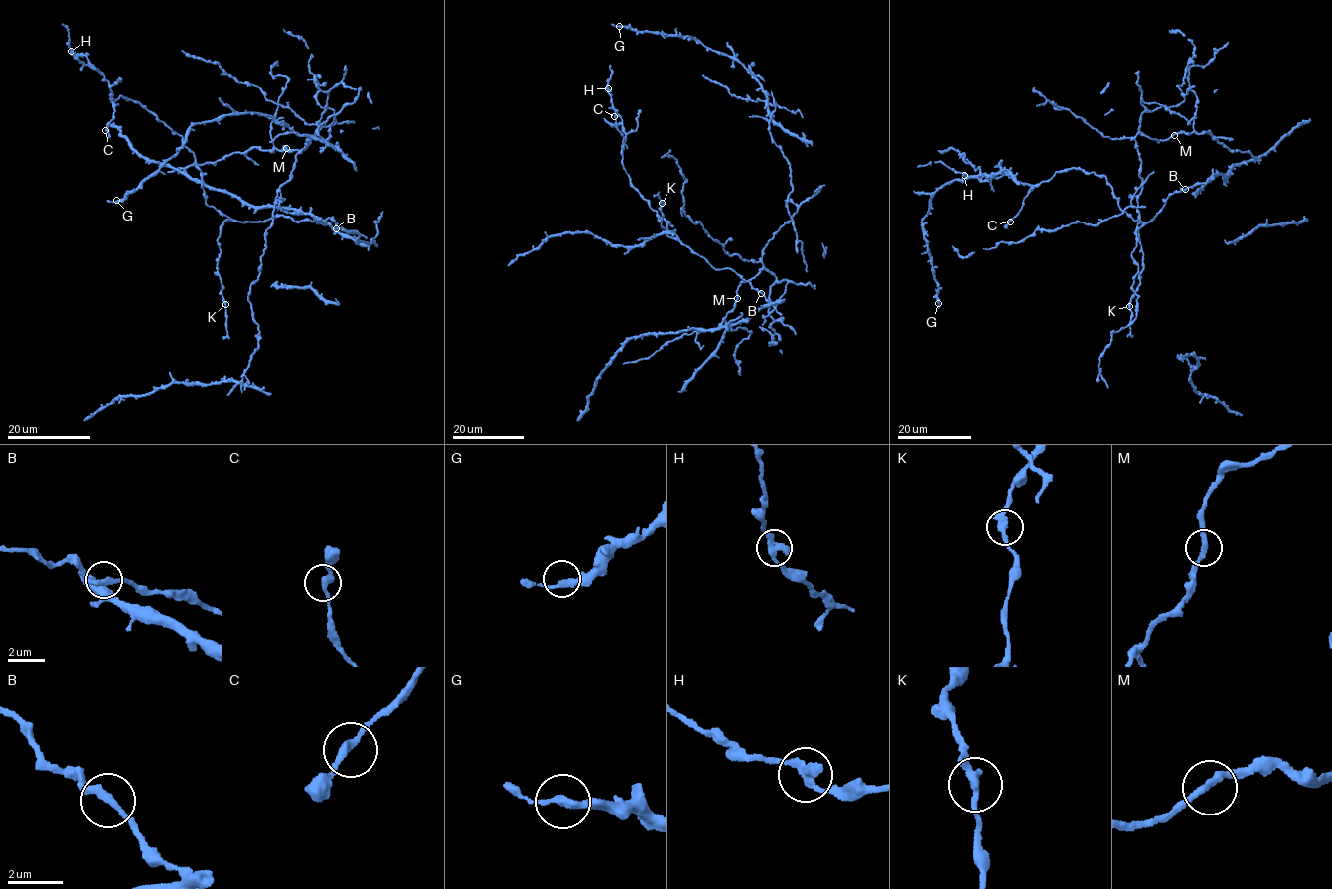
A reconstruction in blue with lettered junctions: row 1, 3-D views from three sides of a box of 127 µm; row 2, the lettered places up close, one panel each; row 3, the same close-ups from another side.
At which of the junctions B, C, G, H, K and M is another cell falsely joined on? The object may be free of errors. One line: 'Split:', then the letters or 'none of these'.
Split: K

